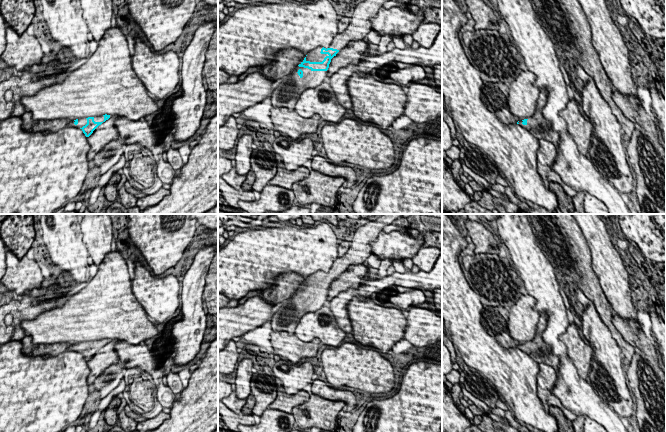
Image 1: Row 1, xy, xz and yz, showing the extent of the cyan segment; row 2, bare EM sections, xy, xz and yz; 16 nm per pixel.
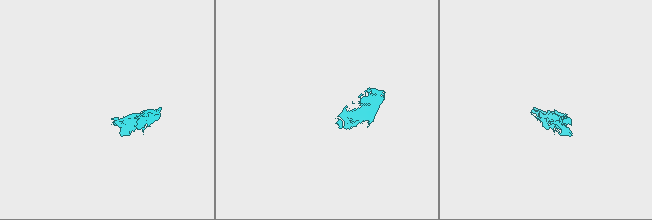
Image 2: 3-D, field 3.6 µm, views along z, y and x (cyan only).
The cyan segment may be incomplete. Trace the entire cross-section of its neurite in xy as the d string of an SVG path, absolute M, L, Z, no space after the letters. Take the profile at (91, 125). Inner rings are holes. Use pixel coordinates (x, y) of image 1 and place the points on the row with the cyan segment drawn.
M102 115L88 118L80 118L76 120L71 120L68 124L68 127L80 128L86 137L89 137L93 131L101 125L103 122L108 120L110 115Z

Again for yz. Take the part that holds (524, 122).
M540 89L534 115L529 119L519 120L517 124L525 128L536 139L544 139L558 146L560 133L554 131L551 127L551 123L542 115L542 110L547 103L547 95L548 92L546 89Z

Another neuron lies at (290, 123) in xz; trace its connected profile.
M272 107L270 117L275 131L294 140L298 140L302 134L315 133L321 120L318 114L304 118L295 110L290 111L285 107Z

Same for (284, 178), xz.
M301 166L296 170L278 168L276 175L270 180L269 184L291 190L295 182L307 178L309 173L310 171L304 166Z

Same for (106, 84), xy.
M117 25L106 30L87 62L72 71L62 83L43 88L33 96L24 96L21 103L25 112L32 113L34 121L76 120L105 114L139 121L158 110L155 100L148 96L146 87L132 68L127 37Z

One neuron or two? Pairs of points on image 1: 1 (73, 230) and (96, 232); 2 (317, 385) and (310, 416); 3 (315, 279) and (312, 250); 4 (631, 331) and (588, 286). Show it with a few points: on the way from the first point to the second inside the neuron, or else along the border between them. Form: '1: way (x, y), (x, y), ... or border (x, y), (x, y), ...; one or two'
1: border (79, 224), (82, 241), (89, 253); two
2: border (312, 393), (338, 401); two
3: border (334, 260), (326, 272), (317, 270), (307, 278); two
4: border (614, 313), (612, 324), (621, 336); two

